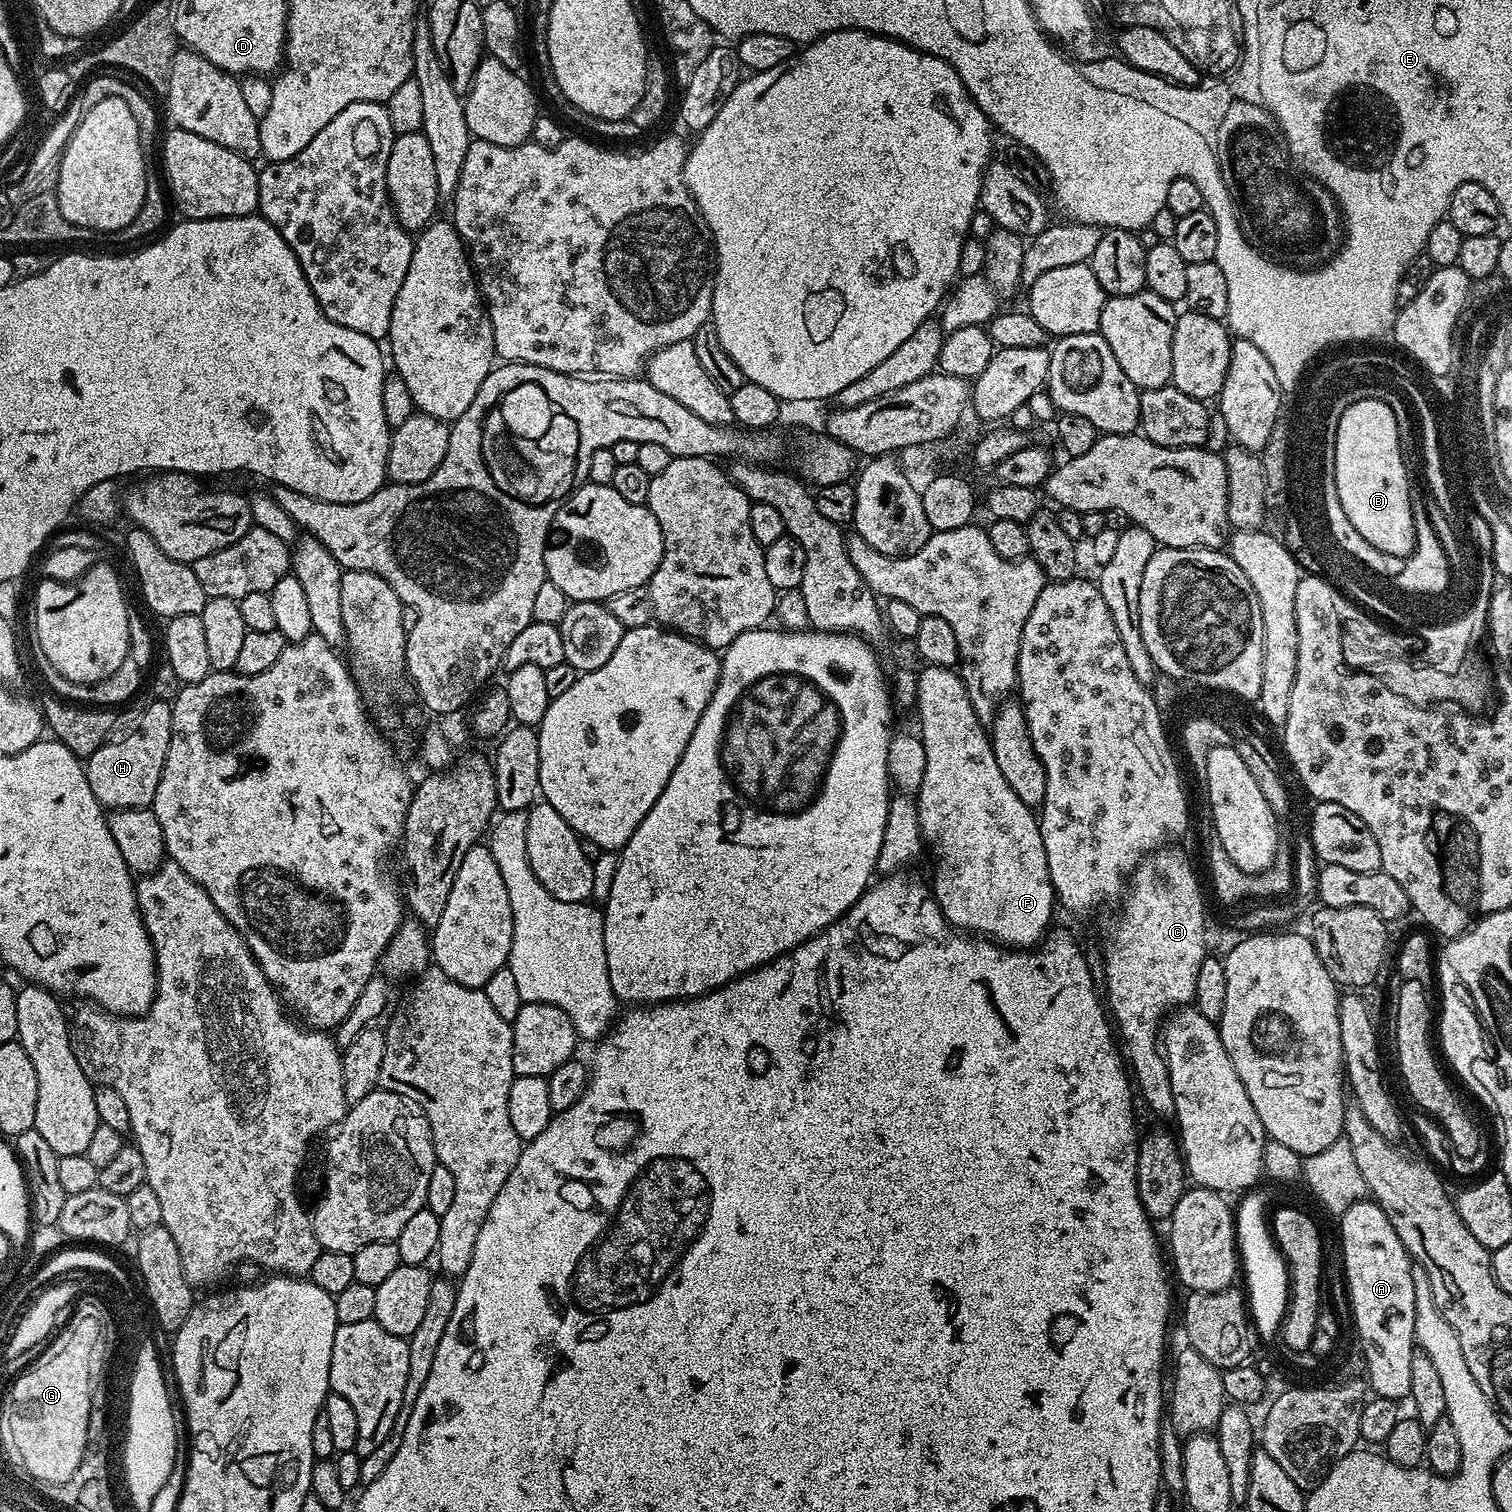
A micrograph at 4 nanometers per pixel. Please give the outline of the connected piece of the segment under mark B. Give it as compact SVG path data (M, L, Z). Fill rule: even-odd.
M1369 399L1354 402L1342 414L1336 436L1336 489L1338 502L1342 502L1342 510L1346 510L1346 518L1350 518L1354 530L1358 530L1370 546L1378 546L1378 550L1386 550L1386 554L1405 558L1416 551L1416 531L1410 510L1410 478L1402 462L1398 425L1392 409L1385 402Z

